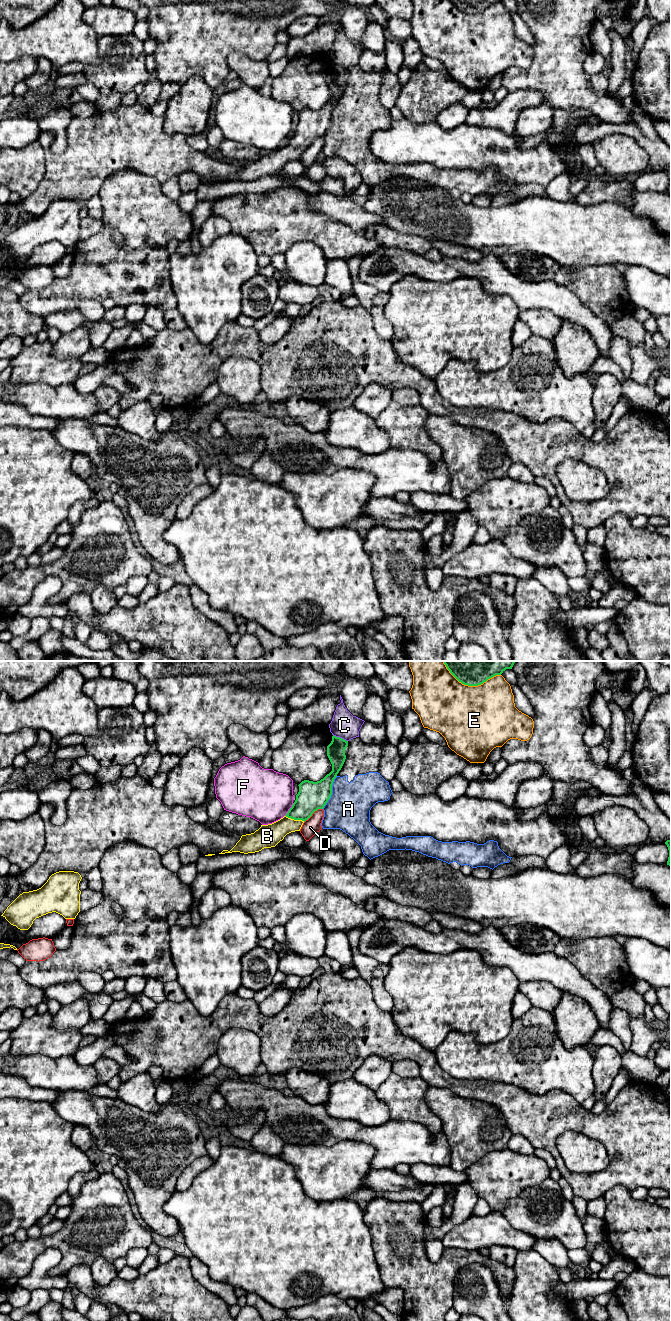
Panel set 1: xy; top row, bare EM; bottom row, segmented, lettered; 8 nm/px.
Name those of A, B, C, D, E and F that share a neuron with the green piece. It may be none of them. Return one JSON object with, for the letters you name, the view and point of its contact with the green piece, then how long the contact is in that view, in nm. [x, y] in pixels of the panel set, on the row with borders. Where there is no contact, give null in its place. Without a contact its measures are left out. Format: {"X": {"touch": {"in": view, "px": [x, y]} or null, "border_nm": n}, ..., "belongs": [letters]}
{"B": {"touch": {"in": "xy", "px": [295, 819]}, "border_nm": 170}, "belongs": ["B"]}

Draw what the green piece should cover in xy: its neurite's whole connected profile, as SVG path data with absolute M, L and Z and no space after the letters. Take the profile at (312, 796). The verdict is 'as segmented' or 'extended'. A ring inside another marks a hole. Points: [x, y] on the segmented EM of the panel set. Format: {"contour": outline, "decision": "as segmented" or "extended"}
{"contour": "M333 735L331 743L327 746L327 756L332 764L332 771L320 781L302 781L298 785L299 792L295 802L283 818L272 824L261 825L254 833L242 835L230 851L223 850L219 854L259 852L264 848L275 847L287 834L300 831L303 823L315 811L323 809L331 798L332 785L345 762L347 746L348 741Z", "decision": "extended"}

